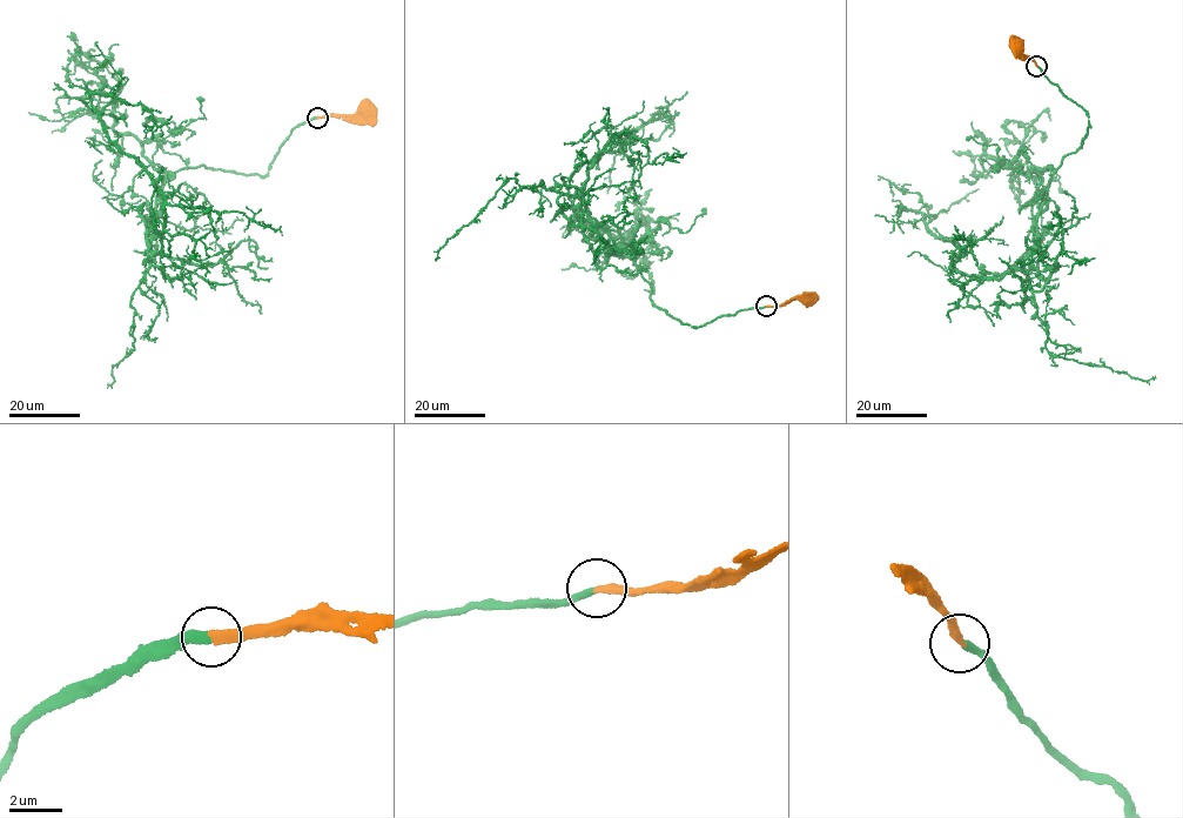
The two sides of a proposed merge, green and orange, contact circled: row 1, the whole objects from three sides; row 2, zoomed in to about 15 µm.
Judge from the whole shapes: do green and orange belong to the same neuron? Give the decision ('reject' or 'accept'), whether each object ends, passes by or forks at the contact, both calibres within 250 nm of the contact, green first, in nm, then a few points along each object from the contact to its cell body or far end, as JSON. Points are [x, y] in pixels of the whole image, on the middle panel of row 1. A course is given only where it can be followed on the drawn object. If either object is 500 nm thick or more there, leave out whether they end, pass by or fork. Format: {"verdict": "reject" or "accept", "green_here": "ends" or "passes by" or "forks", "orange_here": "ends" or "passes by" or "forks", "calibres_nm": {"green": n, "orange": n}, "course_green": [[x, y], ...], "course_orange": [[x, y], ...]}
{"verdict": "accept", "green_here": "ends", "orange_here": "ends", "calibres_nm": {"green": 340, "orange": 360}, "course_green": [[766, 306], [684, 324], [582, 196], [604, 145], [616, 136], [623, 151], [619, 135], [670, 118], [686, 91]], "course_orange": [[766, 306], [801, 297], [807, 299]]}

